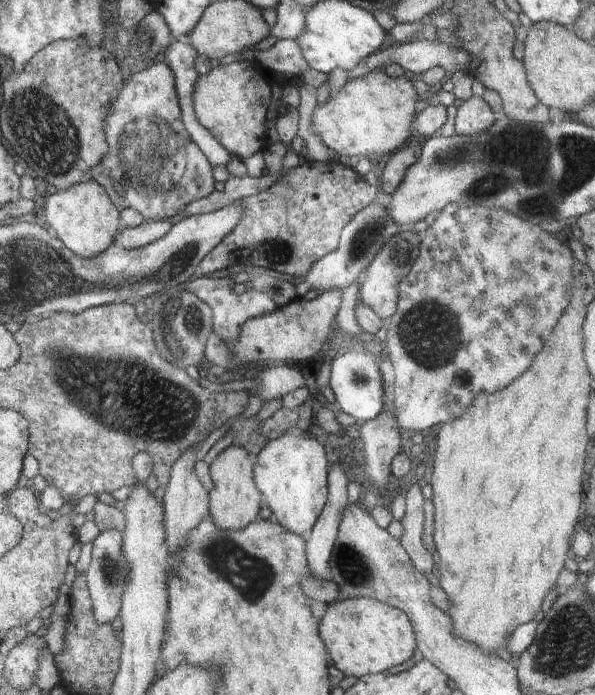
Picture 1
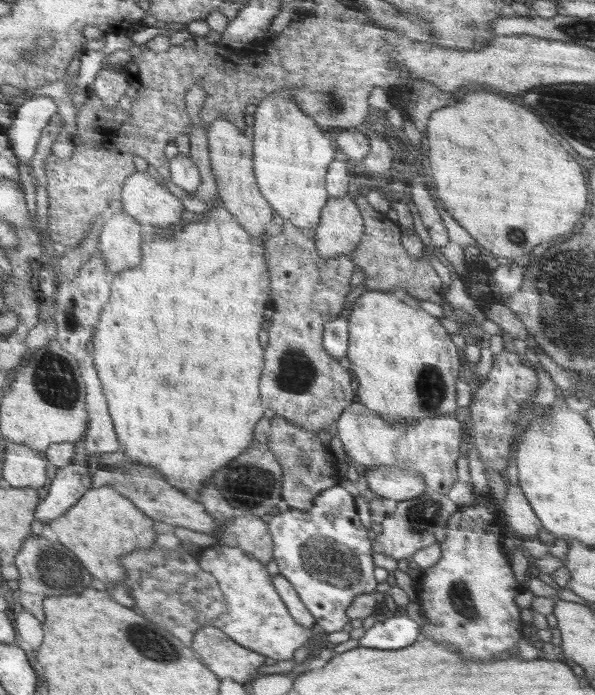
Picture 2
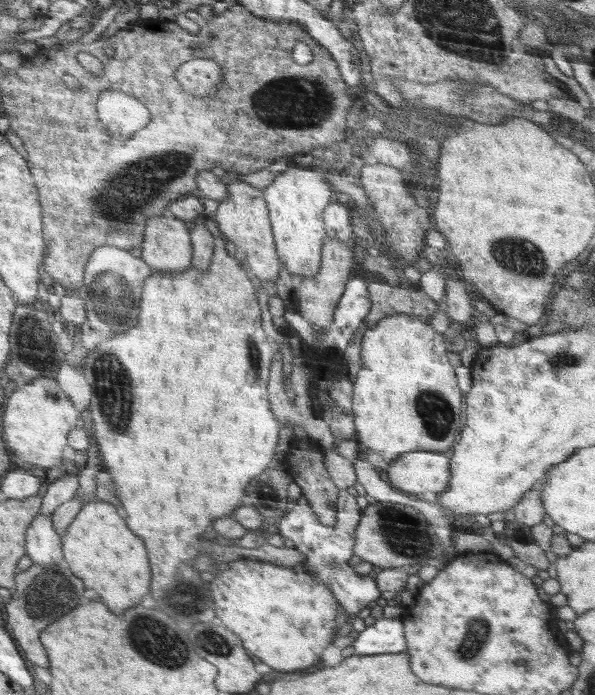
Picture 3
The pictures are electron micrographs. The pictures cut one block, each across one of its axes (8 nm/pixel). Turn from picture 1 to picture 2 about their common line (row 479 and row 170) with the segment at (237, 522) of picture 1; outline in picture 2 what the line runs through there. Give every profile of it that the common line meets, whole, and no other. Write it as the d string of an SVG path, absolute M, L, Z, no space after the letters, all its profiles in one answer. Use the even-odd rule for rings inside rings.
M218 118L210 124L207 140L220 203L251 236L262 237L266 232L266 224L272 220L273 211L256 184L255 170L252 170L252 142L240 132L238 125L224 118Z

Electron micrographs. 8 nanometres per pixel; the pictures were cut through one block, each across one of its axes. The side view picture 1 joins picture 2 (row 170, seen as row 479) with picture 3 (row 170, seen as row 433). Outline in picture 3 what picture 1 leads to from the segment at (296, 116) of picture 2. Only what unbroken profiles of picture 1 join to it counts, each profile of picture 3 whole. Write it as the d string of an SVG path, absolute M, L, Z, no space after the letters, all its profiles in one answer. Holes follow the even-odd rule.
M292 164L264 189L264 197L271 229L274 230L275 246L284 268L291 275L296 275L296 278L319 275L323 243L327 237L323 215L332 200L330 186L320 178L320 172L316 167L302 168Z

